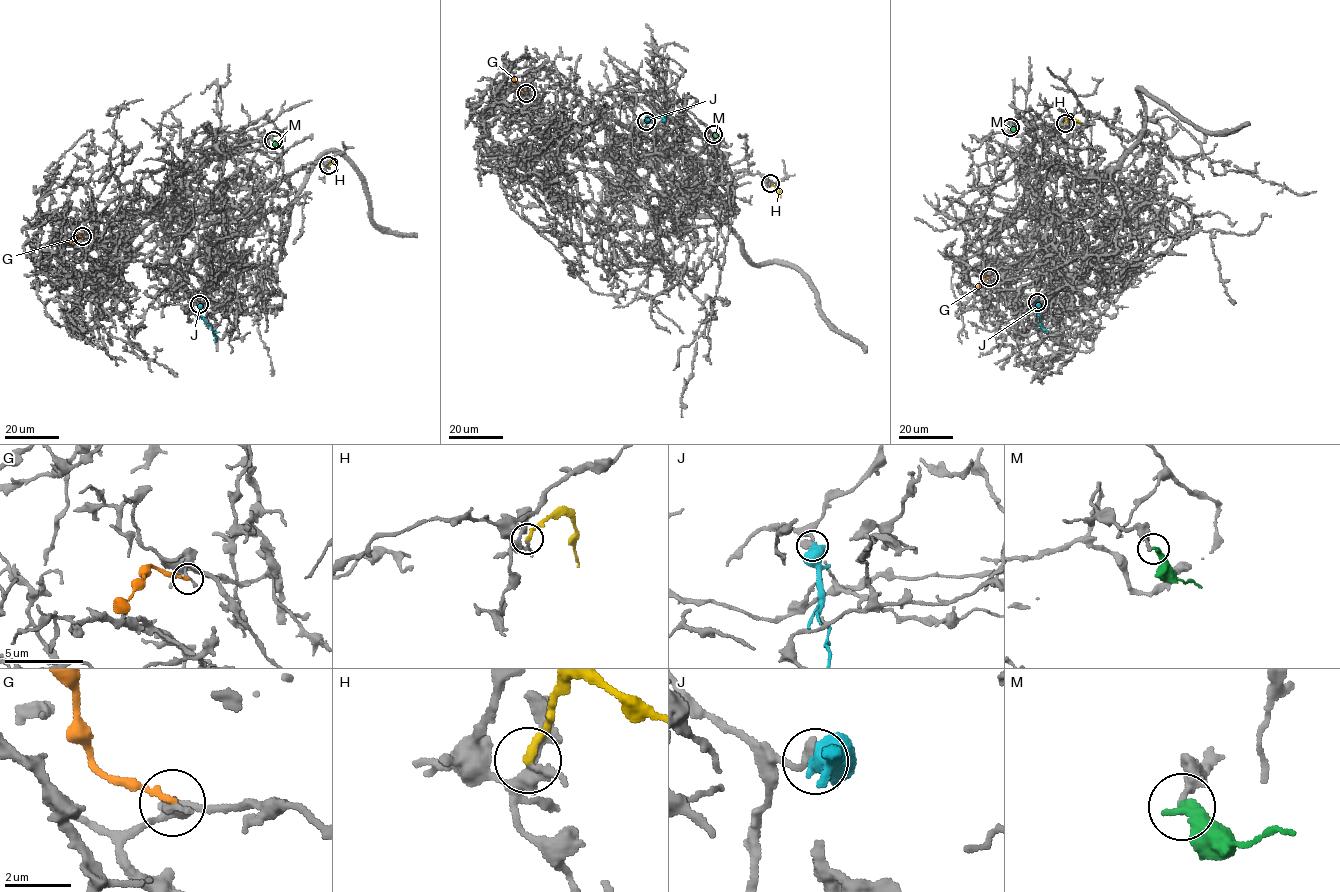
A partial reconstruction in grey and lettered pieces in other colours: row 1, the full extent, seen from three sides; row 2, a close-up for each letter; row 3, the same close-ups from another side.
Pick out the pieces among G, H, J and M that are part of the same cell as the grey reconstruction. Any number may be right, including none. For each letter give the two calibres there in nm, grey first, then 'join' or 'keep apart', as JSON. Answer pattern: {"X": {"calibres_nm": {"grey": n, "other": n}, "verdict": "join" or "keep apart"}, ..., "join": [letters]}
{"G": {"calibres_nm": {"grey": 200, "other": 170}, "verdict": "keep apart"}, "H": {"calibres_nm": {"grey": 160, "other": 240}, "verdict": "keep apart"}, "J": {"calibres_nm": {"grey": 380, "other": 600}, "verdict": "keep apart"}, "M": {"calibres_nm": {"grey": 180, "other": 360}, "verdict": "keep apart"}, "join": []}

